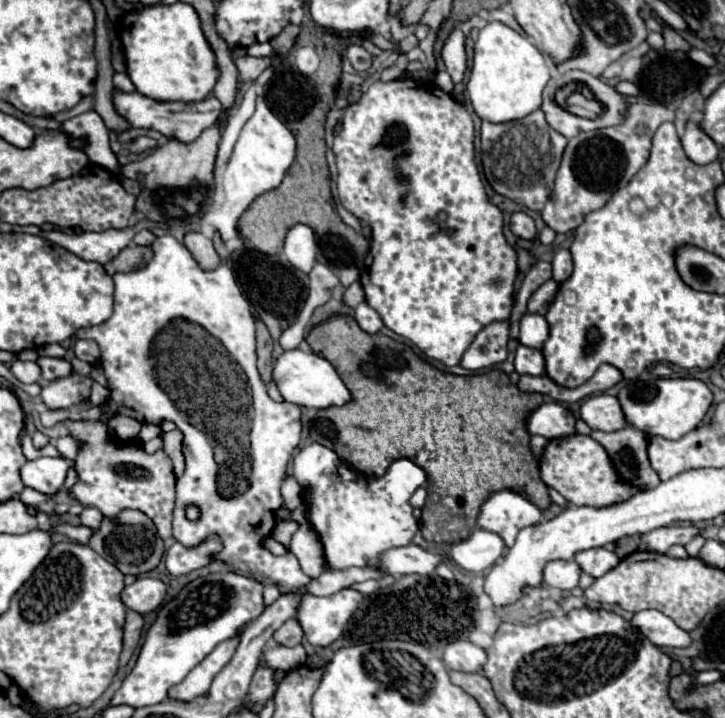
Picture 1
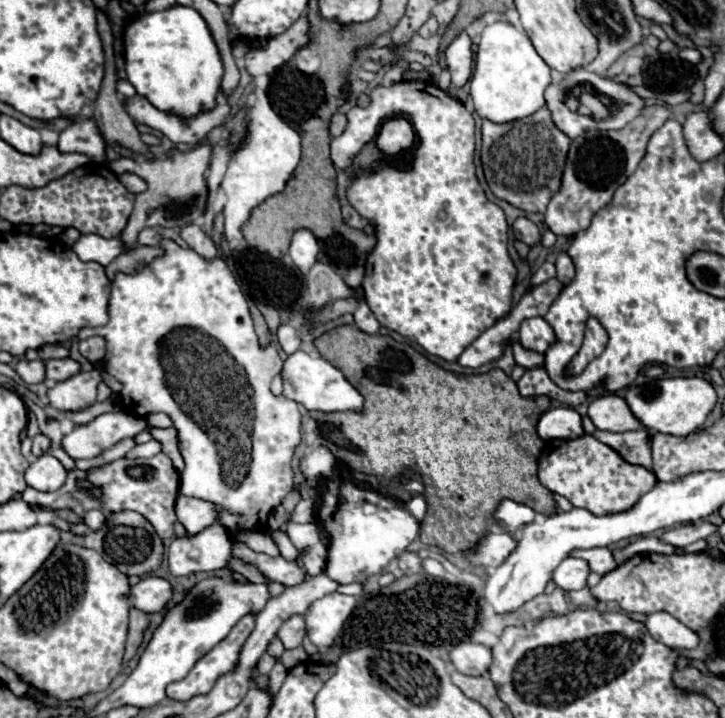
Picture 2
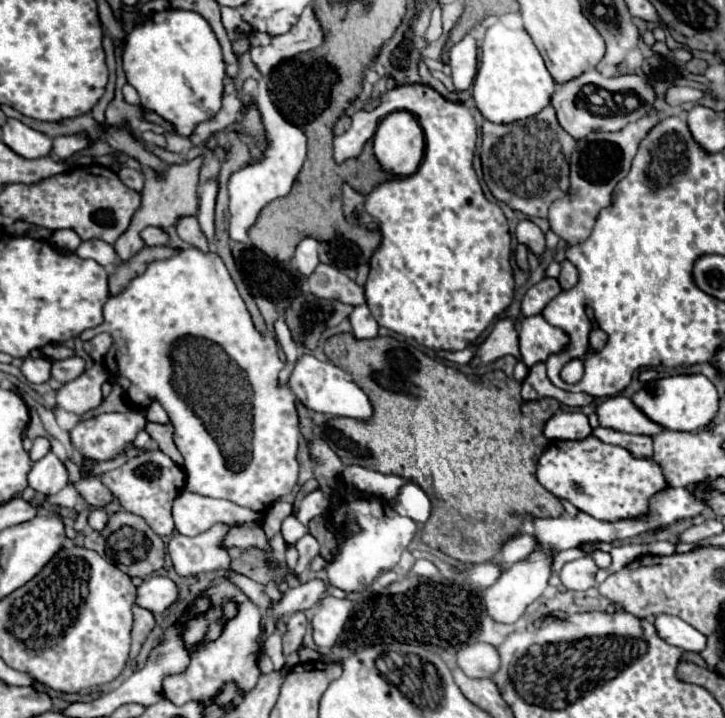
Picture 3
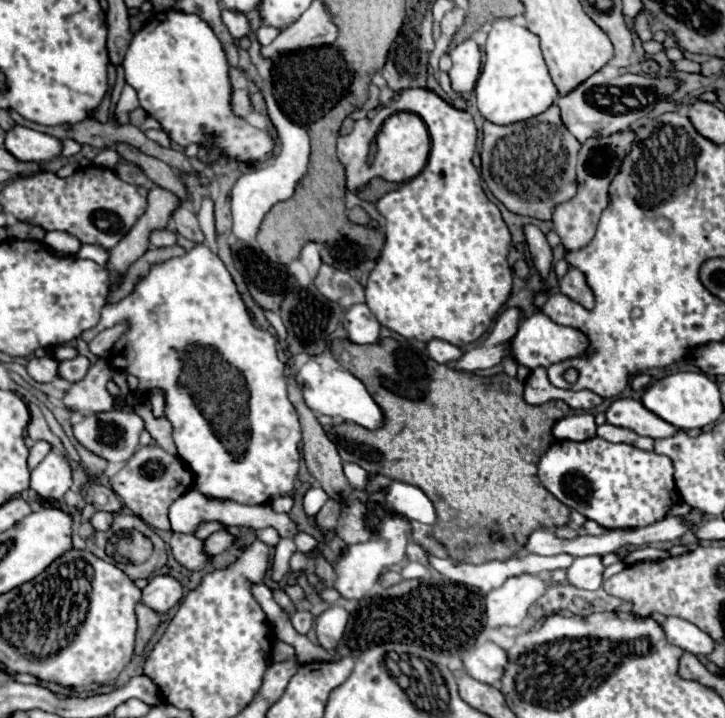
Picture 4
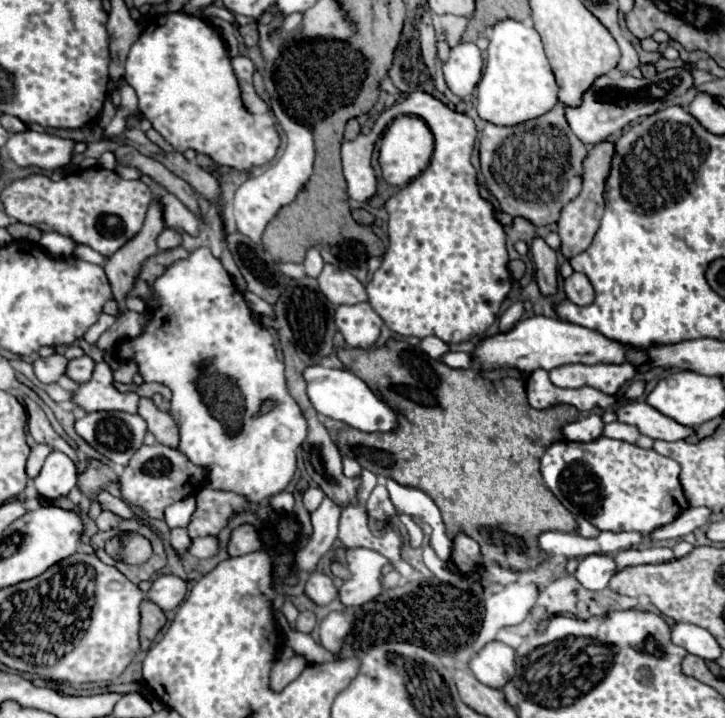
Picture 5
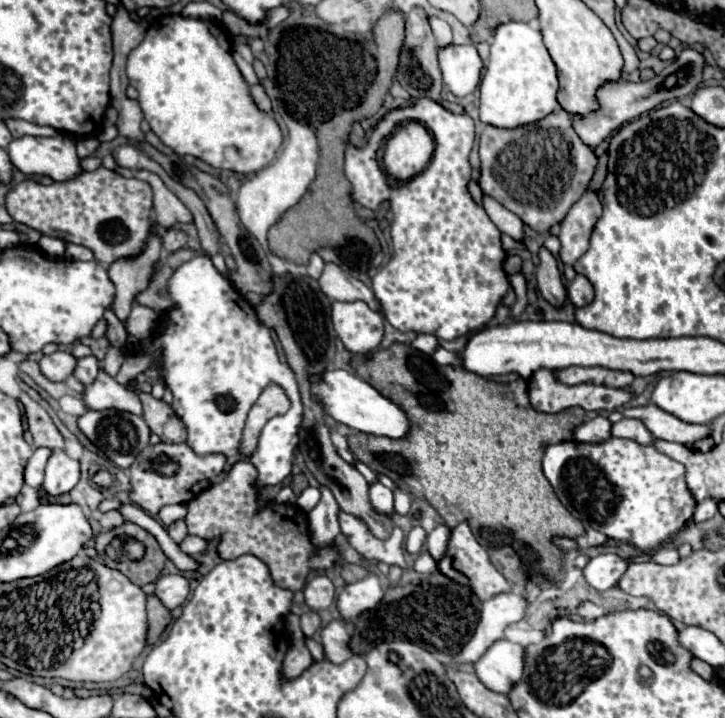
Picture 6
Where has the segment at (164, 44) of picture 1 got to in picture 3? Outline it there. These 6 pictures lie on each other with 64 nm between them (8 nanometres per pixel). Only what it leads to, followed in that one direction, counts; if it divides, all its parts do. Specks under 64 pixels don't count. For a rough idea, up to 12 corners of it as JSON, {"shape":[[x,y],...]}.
{"shape":[[168,8],[122,62],[140,104],[188,138],[226,78],[208,22]]}

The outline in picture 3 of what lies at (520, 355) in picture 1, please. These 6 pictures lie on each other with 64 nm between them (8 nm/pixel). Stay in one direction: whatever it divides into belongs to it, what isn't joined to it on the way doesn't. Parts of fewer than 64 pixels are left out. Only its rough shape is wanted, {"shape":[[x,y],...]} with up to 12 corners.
{"shape":[[498,320],[470,366],[486,366],[500,356],[520,360],[516,324]]}

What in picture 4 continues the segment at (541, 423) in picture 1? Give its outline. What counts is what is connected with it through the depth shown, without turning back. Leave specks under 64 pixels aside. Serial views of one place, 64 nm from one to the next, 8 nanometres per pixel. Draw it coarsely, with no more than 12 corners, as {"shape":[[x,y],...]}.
{"shape":[[572,414],[552,426],[558,440],[596,436],[592,414]]}

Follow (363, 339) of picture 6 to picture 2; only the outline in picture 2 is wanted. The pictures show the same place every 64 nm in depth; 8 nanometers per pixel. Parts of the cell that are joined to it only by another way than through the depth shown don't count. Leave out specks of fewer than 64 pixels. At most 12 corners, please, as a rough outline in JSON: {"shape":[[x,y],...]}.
{"shape":[[366,302],[354,312],[354,324],[366,334],[376,334],[380,322]]}

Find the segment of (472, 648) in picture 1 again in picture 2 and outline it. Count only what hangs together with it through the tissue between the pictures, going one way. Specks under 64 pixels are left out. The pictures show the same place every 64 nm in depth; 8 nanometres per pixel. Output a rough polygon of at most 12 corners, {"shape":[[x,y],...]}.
{"shape":[[460,642],[450,650],[452,666],[468,676],[484,676],[490,648]]}

